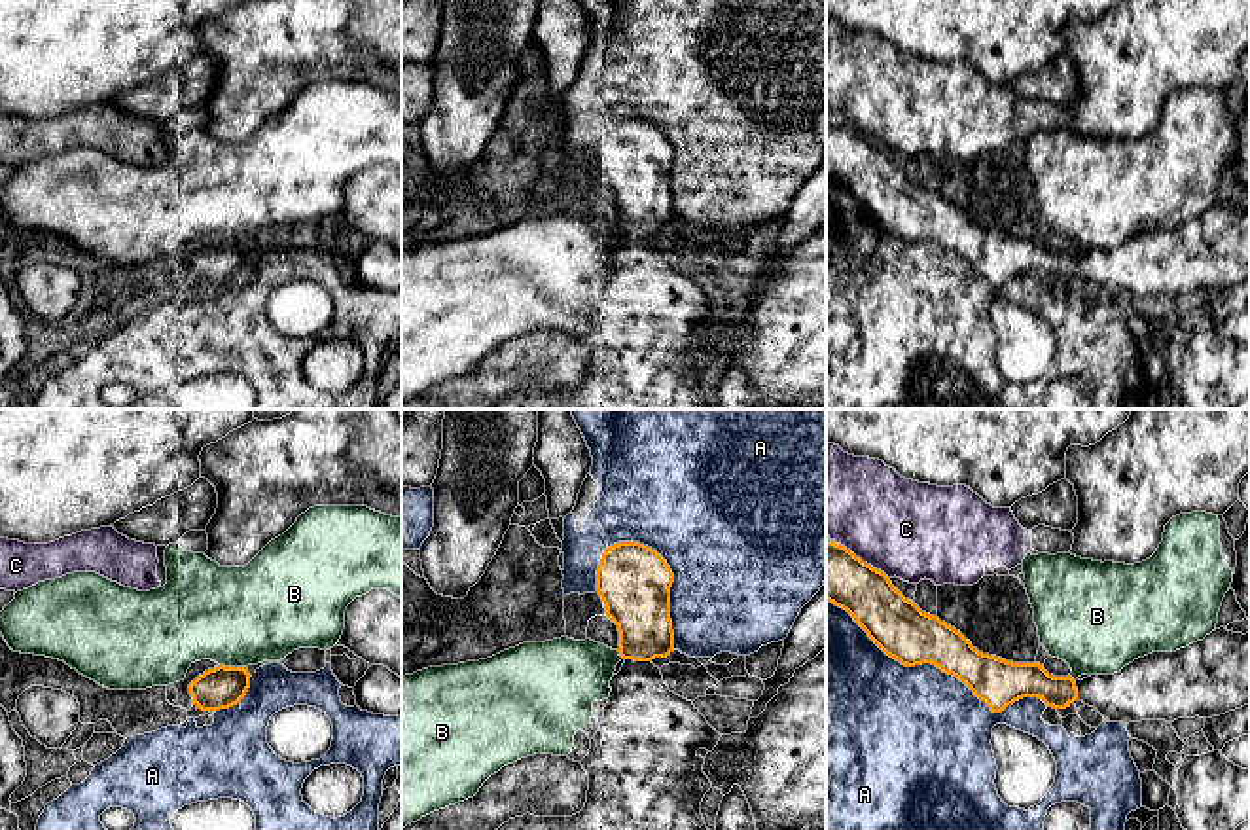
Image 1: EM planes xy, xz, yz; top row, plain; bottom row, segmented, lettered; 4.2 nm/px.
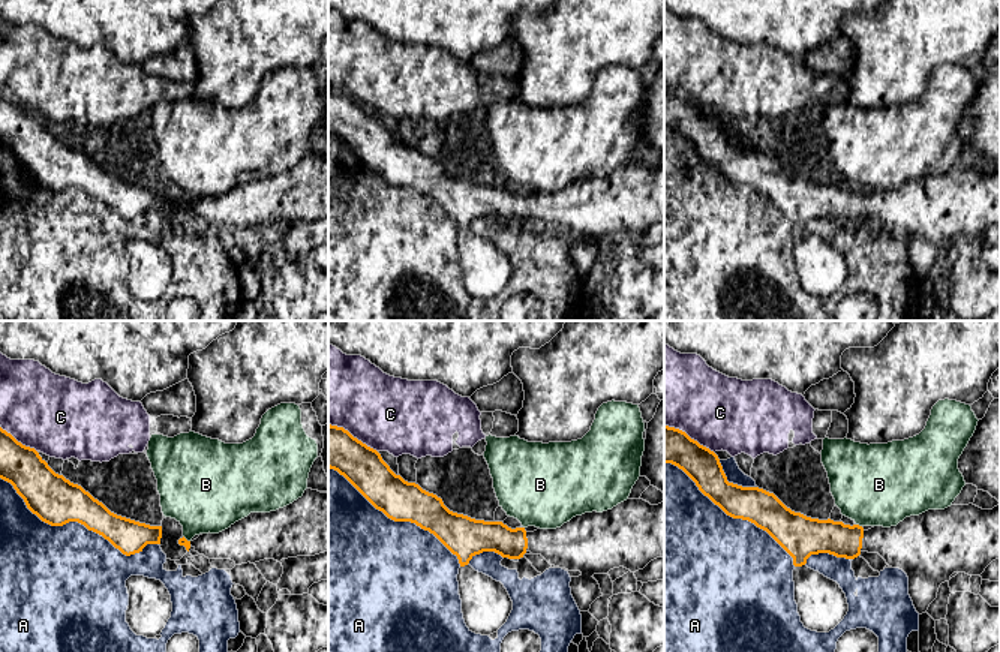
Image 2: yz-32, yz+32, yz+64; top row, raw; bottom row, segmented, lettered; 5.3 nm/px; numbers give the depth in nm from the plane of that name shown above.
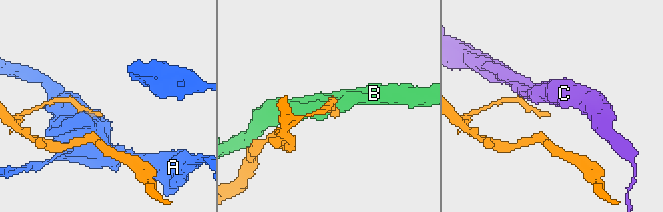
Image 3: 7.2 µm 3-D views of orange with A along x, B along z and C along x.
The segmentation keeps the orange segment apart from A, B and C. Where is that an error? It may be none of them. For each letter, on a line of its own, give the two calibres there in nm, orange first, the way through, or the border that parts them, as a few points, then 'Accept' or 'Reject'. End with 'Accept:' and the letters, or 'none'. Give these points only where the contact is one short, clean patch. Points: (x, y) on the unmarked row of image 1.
A: Thickness 240 nm (orange) against 480 nm. Reject
B: Thickness 180 nm (orange) against 420 nm. Boundary: xy (218, 239), (243, 243). Reject
C: Thickness 260 nm (orange) against 420 nm. Reject
Accept: none

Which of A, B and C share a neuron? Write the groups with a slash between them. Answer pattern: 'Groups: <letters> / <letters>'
Groups: A / B / C

